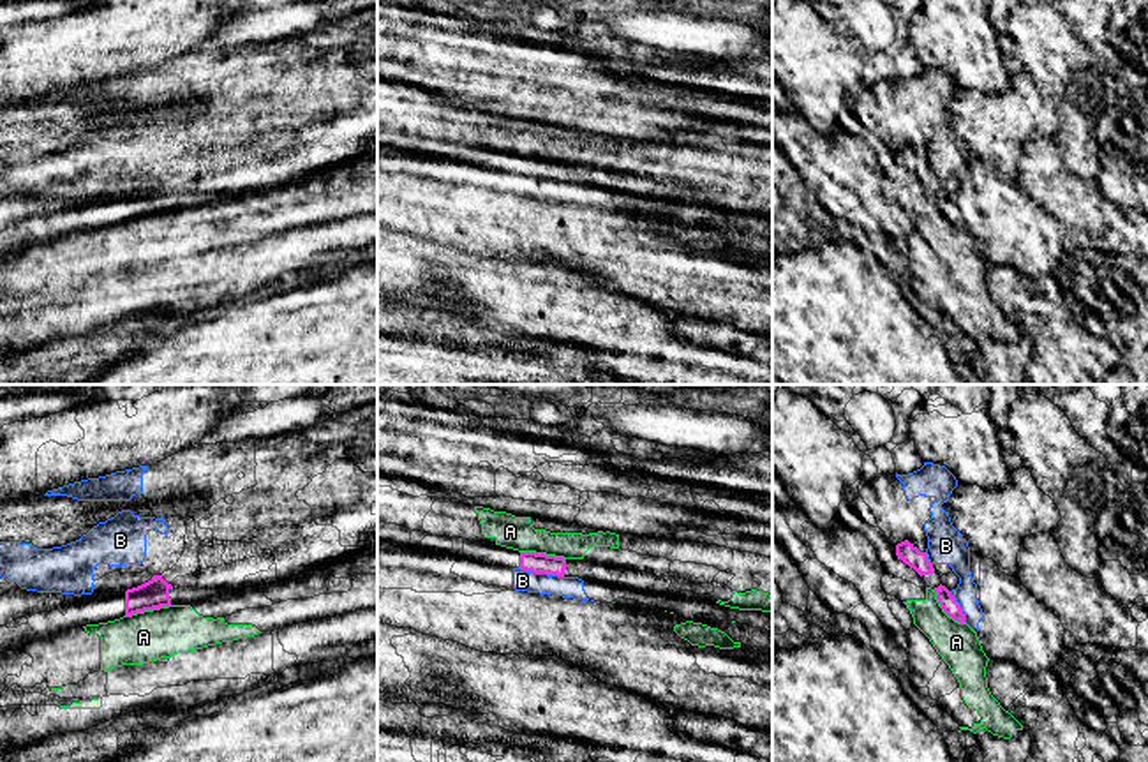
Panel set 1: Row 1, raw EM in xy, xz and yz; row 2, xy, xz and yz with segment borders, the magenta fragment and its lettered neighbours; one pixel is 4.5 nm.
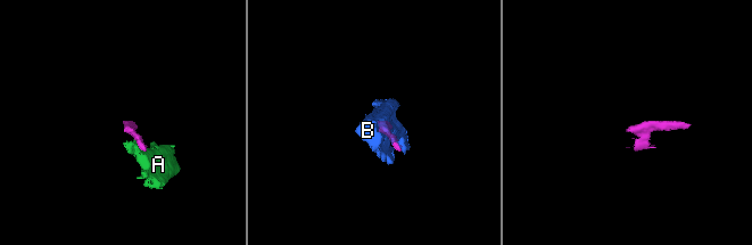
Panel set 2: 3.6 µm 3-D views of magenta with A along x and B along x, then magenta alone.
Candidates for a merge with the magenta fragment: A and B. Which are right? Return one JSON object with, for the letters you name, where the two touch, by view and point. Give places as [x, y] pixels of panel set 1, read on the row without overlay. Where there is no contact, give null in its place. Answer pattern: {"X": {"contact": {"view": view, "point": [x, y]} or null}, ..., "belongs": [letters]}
{"A": {"contact": {"view": "xy", "point": [147, 214]}}, "belongs": ["A"]}

